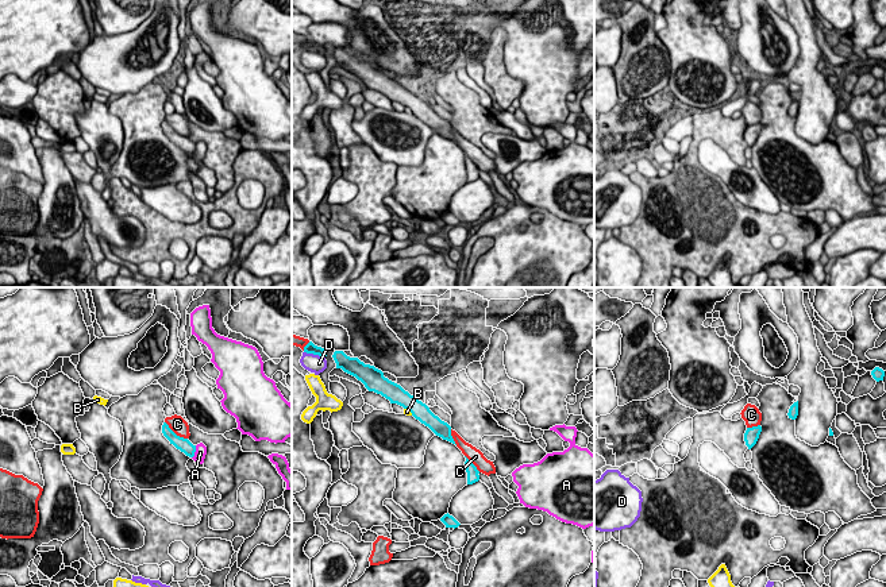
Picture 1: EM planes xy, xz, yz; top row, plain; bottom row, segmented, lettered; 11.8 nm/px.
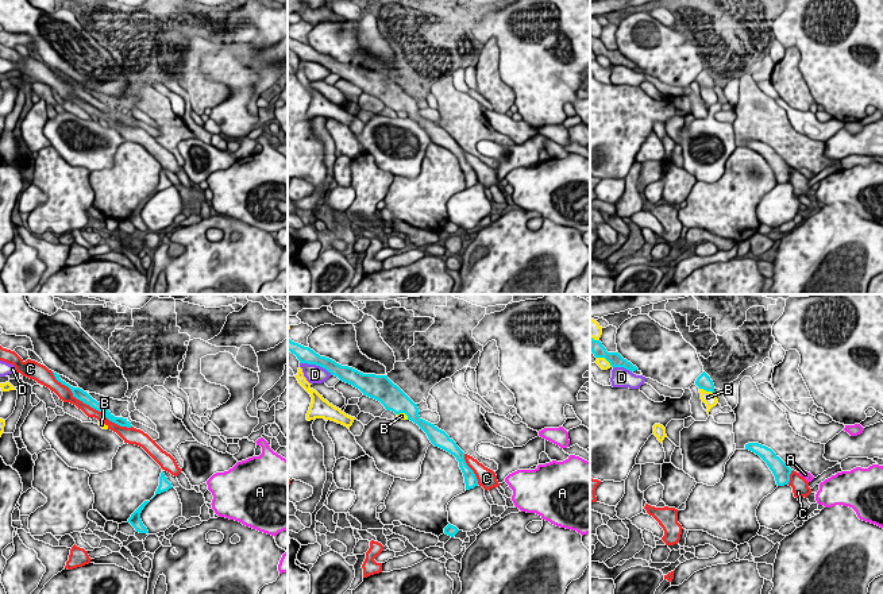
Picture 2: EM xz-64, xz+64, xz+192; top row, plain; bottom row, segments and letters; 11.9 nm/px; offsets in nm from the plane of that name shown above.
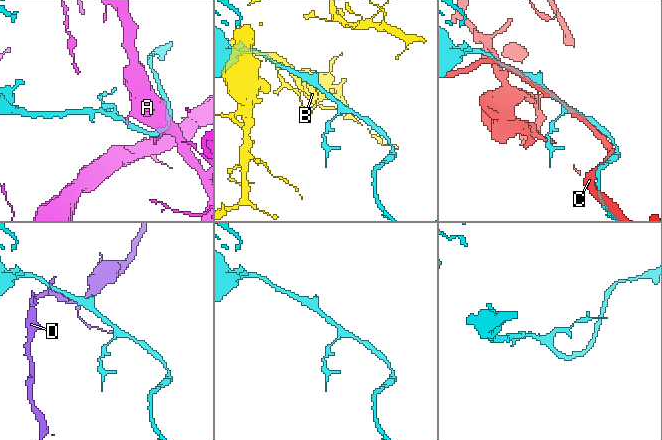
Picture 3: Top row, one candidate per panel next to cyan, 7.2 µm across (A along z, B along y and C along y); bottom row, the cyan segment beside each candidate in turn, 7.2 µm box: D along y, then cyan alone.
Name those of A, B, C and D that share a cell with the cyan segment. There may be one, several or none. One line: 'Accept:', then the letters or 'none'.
Accept: C

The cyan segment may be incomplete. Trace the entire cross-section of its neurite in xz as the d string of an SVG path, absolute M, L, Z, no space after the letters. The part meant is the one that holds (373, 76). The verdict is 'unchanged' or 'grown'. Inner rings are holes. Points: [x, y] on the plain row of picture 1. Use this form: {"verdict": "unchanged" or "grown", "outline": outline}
{"verdict": "unchanged", "outline": "M335 49L332 53L336 66L355 74L369 89L381 92L390 101L397 101L408 107L412 113L428 124L436 134L455 142L451 134L451 124L435 113L429 105L405 89L400 82L384 74L384 70L374 63L365 62L358 55L350 55L343 49Z"}

